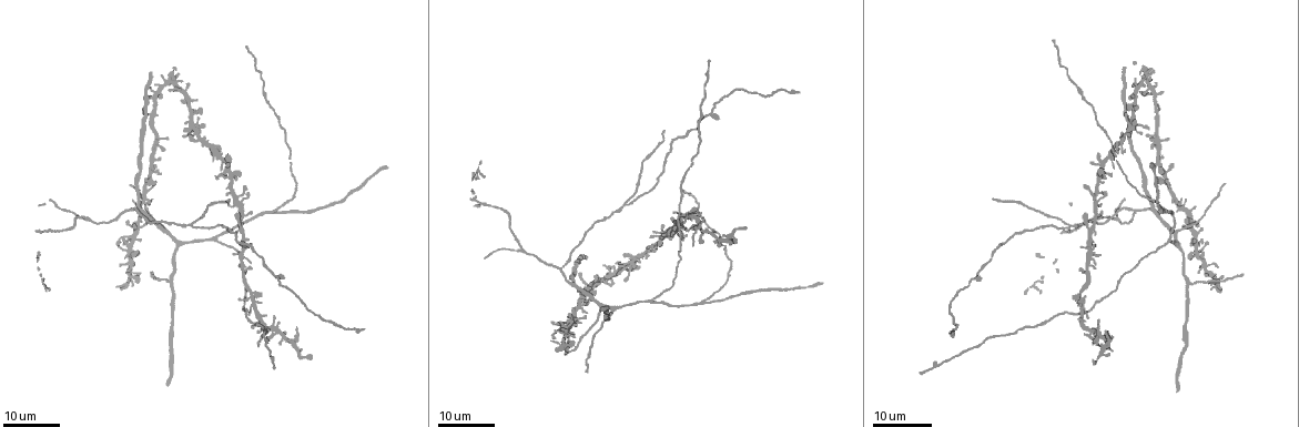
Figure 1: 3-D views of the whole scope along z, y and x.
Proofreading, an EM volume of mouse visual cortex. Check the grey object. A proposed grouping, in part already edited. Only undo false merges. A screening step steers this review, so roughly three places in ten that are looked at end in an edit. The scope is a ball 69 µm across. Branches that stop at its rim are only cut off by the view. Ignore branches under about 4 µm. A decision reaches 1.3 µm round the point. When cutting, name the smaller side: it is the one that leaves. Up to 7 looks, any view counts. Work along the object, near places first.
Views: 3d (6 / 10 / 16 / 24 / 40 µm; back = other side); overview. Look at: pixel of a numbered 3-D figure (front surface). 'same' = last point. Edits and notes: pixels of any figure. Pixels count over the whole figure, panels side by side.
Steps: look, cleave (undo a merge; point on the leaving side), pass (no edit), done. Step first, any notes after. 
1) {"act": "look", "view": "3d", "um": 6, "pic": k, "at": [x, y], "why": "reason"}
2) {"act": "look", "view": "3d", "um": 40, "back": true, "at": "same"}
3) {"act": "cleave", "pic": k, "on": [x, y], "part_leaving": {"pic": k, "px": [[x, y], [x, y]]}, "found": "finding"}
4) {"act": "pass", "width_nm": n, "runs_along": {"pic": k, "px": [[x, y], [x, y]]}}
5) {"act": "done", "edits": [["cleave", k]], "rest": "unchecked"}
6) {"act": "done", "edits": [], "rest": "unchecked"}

{"act": "look", "view": "3d", "um": 24, "pic": 1, "at": [1188, 283], "why": "thin arm on a thick one"}

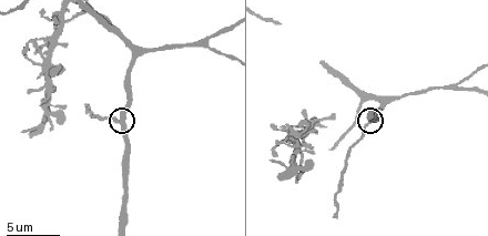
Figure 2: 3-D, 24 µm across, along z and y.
{"act": "look", "view": "3d", "um": 6, "pic": 2, "at": [369, 123]}

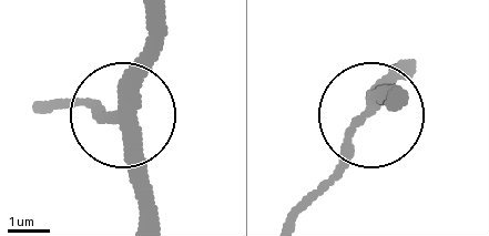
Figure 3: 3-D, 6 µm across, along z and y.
{"act": "pass", "arms": 3, "found": "continuous, no second cell"}

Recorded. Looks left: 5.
{"act": "look", "view": "3d", "um": 10, "pic": 2, "at": [360, 96], "why": "three arms meet"}

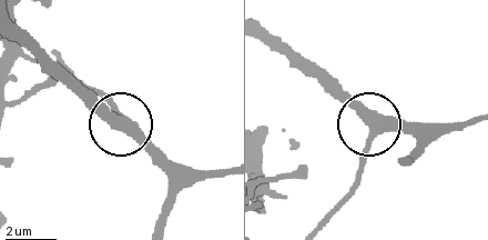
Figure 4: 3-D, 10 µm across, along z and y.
{"act": "pass", "width_nm": 390, "runs_along": {"pic": 4, "px": [[469, 121], [369, 127], [362, 180]]}, "found": "continuous, no second cell"}

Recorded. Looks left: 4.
{"act": "look", "view": "3d", "um": 16, "pic": 1, "at": [1115, 217], "why": "two arms in line, one across"}

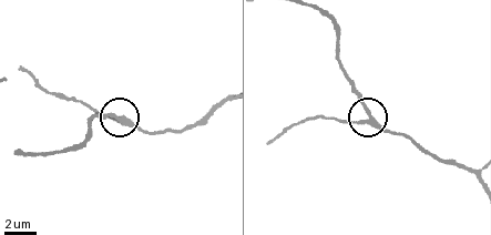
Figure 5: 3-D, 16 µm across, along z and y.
{"act": "look", "view": "3d", "um": 6, "pic": 5, "at": [370, 118]}

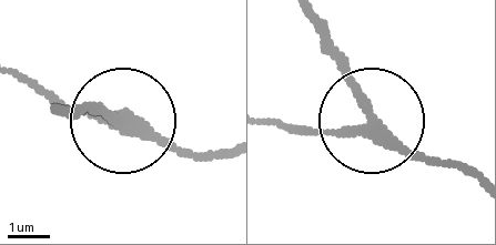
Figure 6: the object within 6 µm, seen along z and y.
{"act": "pass", "arms": 3, "found": "one cell here"}

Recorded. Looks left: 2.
{"act": "look", "view": "3d", "um": 24, "pic": 1, "at": [1067, 225], "why": "arms part here"}

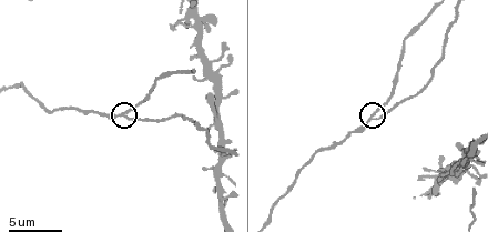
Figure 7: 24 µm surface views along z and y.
{"act": "look", "view": "3d", "um": 10, "pic": 7, "at": [121, 113]}

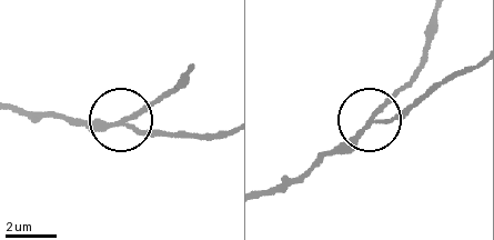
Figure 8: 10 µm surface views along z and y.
{"act": "pass", "width_nm": 150, "runs_along": {"pic": 8, "px": [[263, 192], [308, 173], [413, 73]]}, "found": "continuous, no second cell"}

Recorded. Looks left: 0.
{"act": "done", "edits": [], "rest": "unchecked"}

